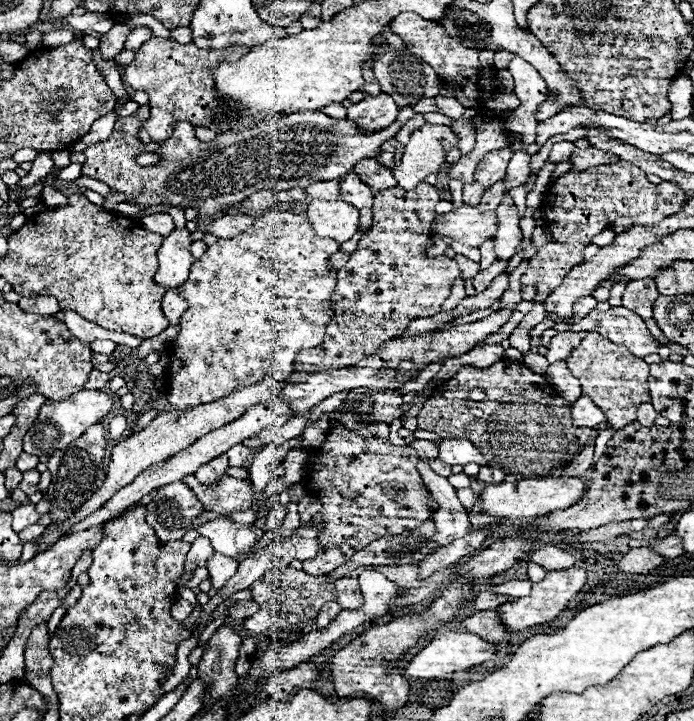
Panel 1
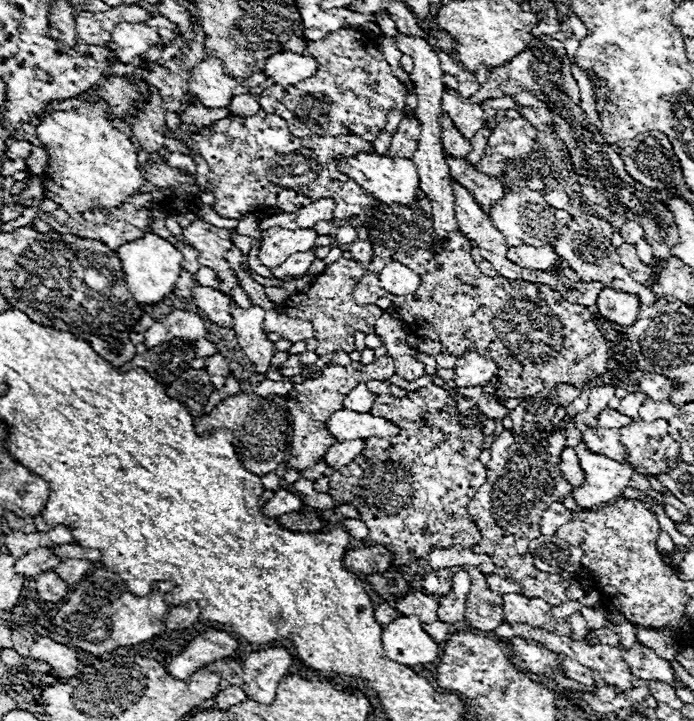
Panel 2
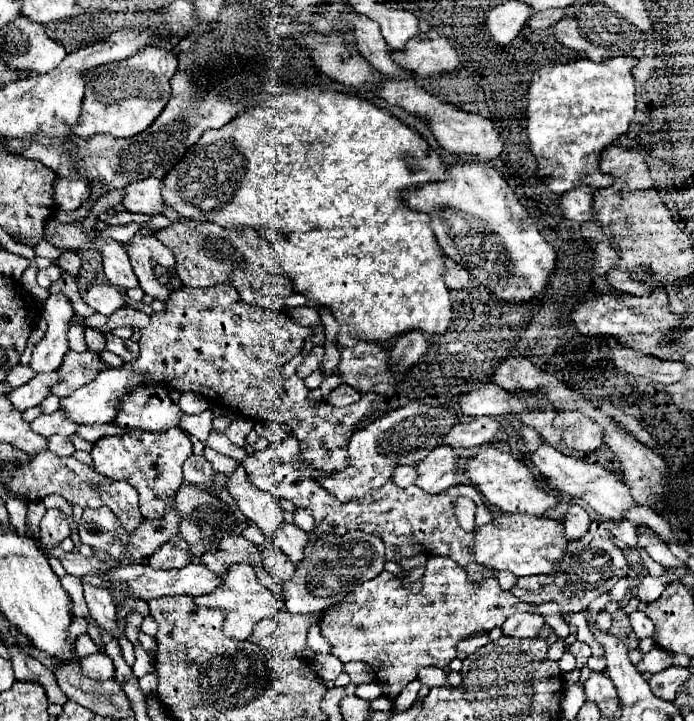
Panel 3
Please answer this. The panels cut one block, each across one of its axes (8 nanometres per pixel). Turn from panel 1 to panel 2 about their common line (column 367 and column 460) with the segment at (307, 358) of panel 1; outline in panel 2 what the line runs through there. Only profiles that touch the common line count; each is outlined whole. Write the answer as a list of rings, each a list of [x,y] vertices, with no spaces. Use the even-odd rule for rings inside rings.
[[[380,204],[378,208],[374,208],[372,212],[372,220],[368,220],[366,228],[370,230],[370,236],[368,240],[374,244],[374,258],[372,258],[372,266],[384,266],[384,264],[390,264],[390,262],[402,262],[404,266],[408,266],[410,270],[414,270],[422,284],[416,292],[408,294],[408,296],[394,296],[390,292],[382,292],[382,296],[386,296],[392,304],[394,304],[394,312],[406,320],[406,326],[416,334],[416,336],[422,336],[422,338],[428,338],[428,340],[438,340],[442,344],[442,352],[444,354],[450,354],[450,356],[460,356],[464,354],[466,350],[476,350],[478,354],[484,354],[486,358],[492,358],[496,364],[498,364],[498,379],[492,379],[492,387],[484,387],[484,391],[489,394],[496,394],[500,398],[528,398],[528,396],[536,396],[538,392],[542,392],[544,388],[556,388],[558,382],[564,382],[564,384],[572,384],[572,386],[584,386],[588,382],[594,382],[598,380],[606,368],[608,368],[608,346],[606,346],[606,338],[602,336],[602,332],[598,330],[596,322],[594,322],[594,316],[586,310],[586,306],[576,306],[576,304],[570,304],[562,298],[560,292],[552,290],[550,286],[536,286],[532,282],[524,282],[524,280],[508,280],[508,278],[490,278],[486,274],[480,272],[480,268],[474,264],[474,260],[470,258],[470,240],[464,238],[464,234],[460,230],[456,230],[448,240],[446,240],[446,248],[442,250],[442,254],[432,254],[432,246],[430,246],[430,236],[434,234],[434,228],[432,228],[432,222],[428,218],[422,218],[422,210],[418,206],[412,206],[412,208],[404,208],[404,206],[386,206],[386,204]]]

